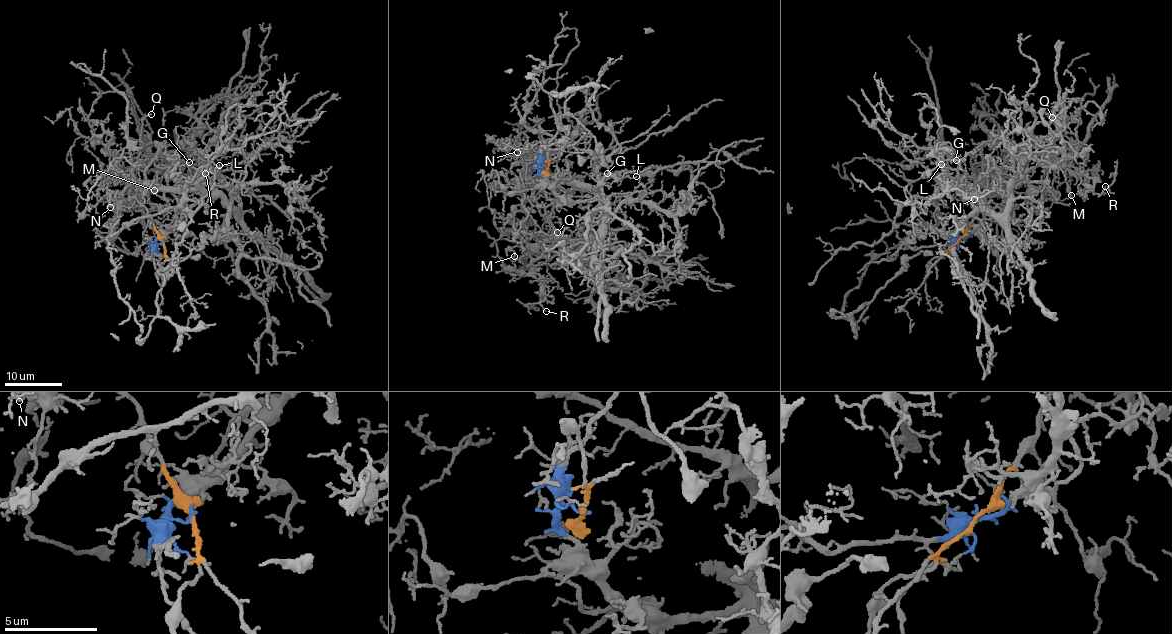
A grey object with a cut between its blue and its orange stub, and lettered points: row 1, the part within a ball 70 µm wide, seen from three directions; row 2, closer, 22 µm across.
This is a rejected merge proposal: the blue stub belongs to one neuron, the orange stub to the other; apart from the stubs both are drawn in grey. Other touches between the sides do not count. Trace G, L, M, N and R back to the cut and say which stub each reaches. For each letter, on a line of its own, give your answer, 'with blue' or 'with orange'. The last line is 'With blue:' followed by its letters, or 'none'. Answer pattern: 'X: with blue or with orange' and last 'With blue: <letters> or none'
G: with blue
L: with blue
M: with orange
N: with blue
R: with orange
With blue: G, L, N

